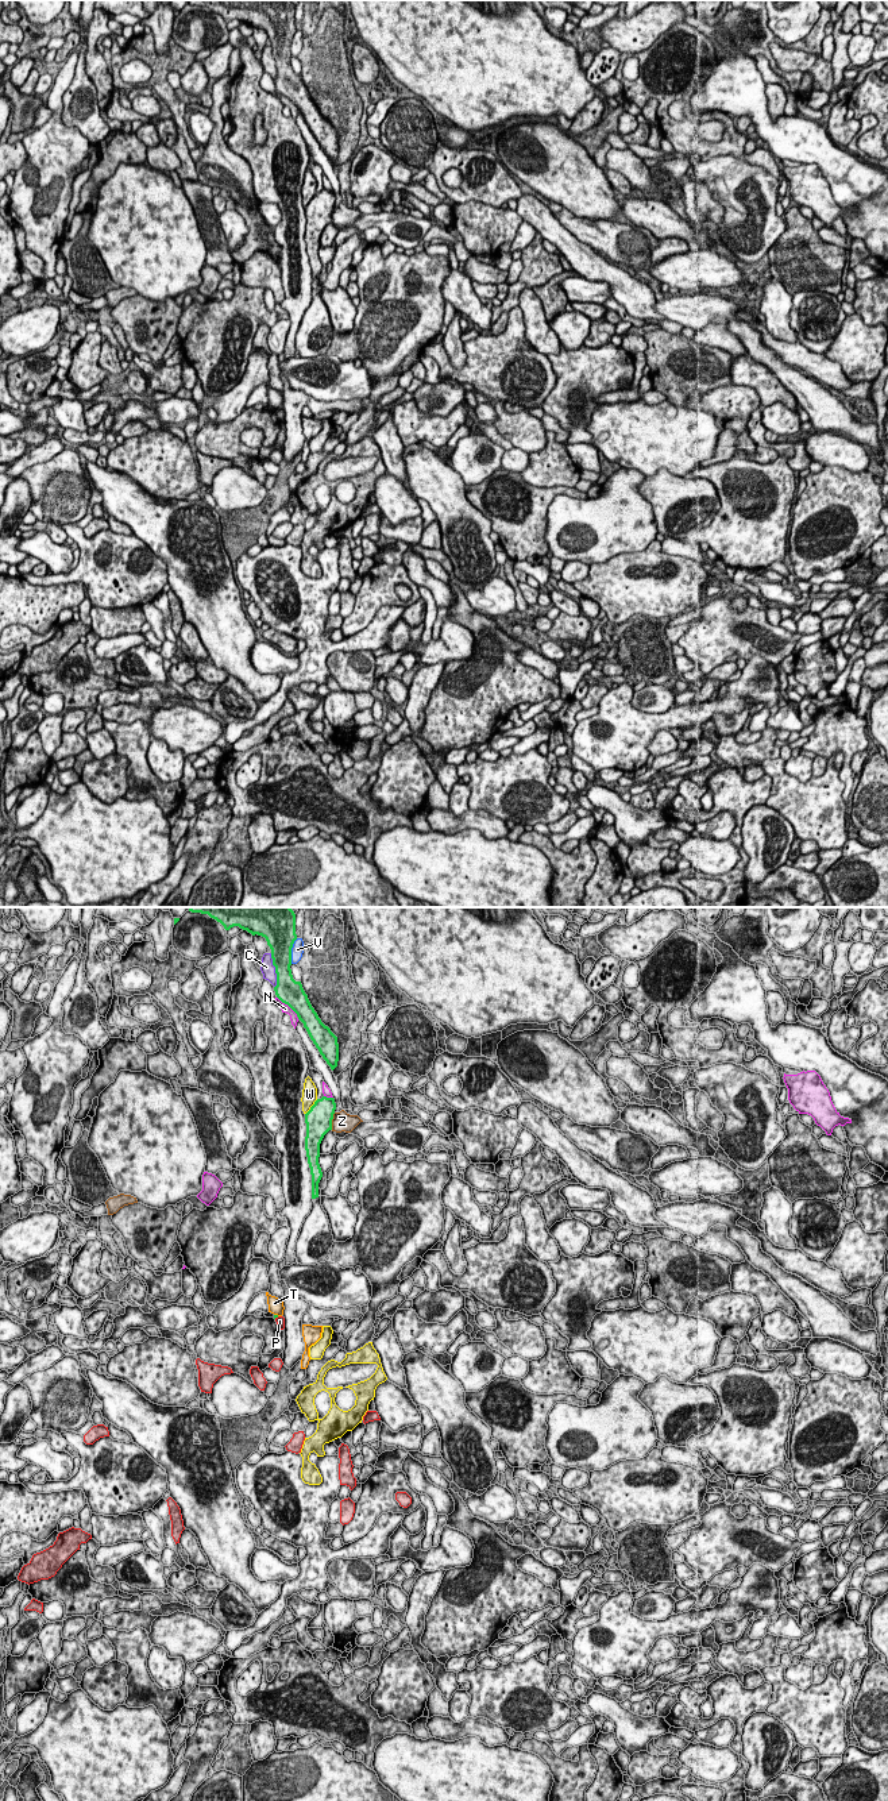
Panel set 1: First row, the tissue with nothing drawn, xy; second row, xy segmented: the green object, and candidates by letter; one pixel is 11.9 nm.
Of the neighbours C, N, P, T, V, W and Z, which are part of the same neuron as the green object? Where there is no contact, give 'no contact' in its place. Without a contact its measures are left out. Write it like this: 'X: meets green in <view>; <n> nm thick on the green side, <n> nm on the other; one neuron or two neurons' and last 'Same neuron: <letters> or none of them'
C: meets green in xy; 280 nm thick on the green side, 160 nm on the other; two neurons
N: meets green in xy; 300 nm thick on the green side, 100 nm on the other; two neurons
P: meets green in xy; 30 nm thick on the green side, 100 nm on the other; two neurons
T: meets green in xy; 30 nm thick on the green side, 190 nm on the other; two neurons
V: meets green in xy; 380 nm thick on the green side, 140 nm on the other; two neurons
W: meets green in xy; 320 nm thick on the green side, 190 nm on the other; two neurons
Z: meets green in xy; 320 nm thick on the green side, 240 nm on the other; two neurons
Same neuron: none of them

